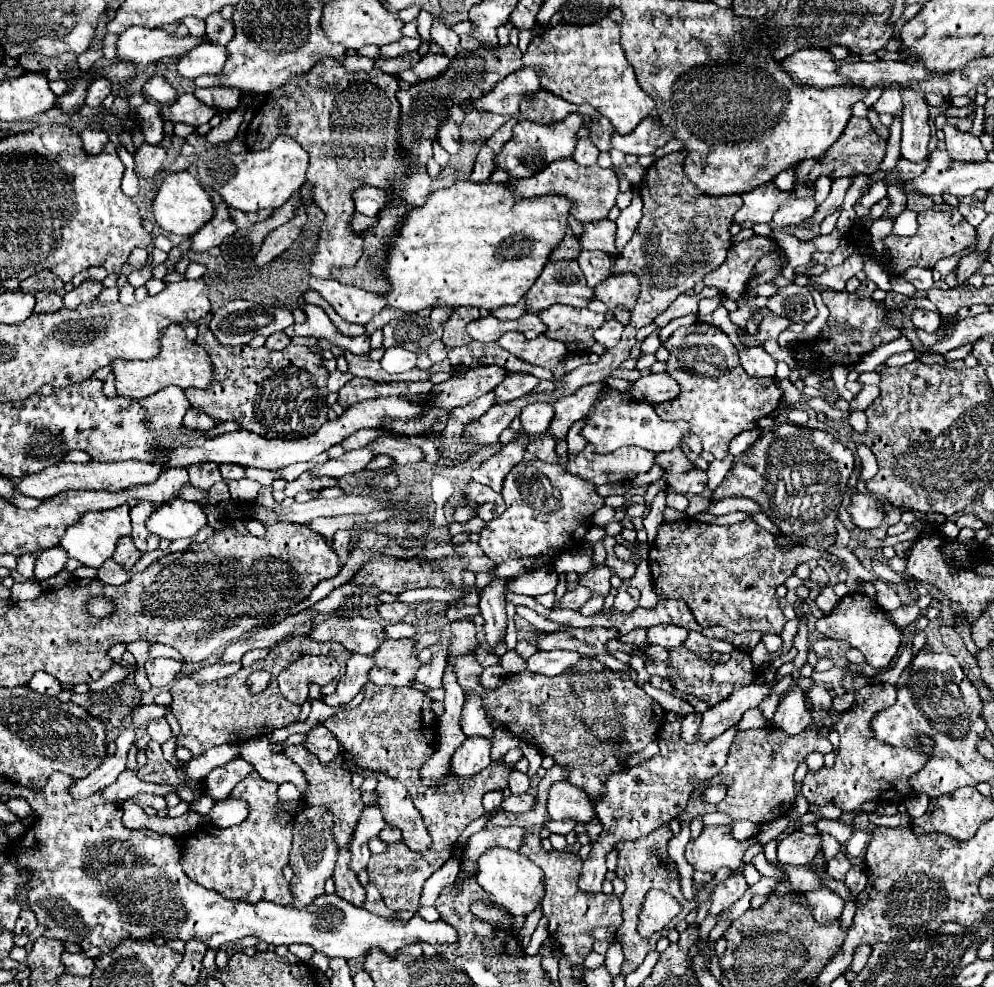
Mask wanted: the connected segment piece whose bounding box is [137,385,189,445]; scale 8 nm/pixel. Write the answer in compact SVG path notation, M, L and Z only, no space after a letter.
M165 387L153 397L137 401L145 409L145 423L157 437L169 437L169 445L177 439L177 429L183 423L183 415L189 409L189 401L183 389Z

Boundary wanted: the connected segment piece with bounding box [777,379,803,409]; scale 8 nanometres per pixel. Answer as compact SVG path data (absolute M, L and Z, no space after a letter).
M783 379L783 381L777 381L777 385L785 391L785 401L789 401L789 405L793 405L793 407L801 407L803 409L803 405L801 405L801 391L789 381L789 379Z

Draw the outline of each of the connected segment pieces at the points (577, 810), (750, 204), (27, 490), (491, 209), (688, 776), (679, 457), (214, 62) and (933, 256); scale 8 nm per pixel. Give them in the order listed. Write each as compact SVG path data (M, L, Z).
M559 781L549 789L547 811L553 821L573 819L577 823L591 823L595 817L595 809L587 793L569 781Z
M773 183L743 193L743 207L735 213L735 223L771 223L779 205L793 193L779 191Z
M59 461L47 469L43 469L41 473L33 473L29 477L23 477L17 487L19 493L25 497L35 497L39 501L43 501L45 497L55 497L57 493L65 493L65 491L121 491L133 485L143 485L143 483L153 483L157 481L161 469L157 465L149 465L143 461L119 461L119 463L99 463L99 461L89 461L83 465L77 463L65 463Z
M455 181L451 187L433 191L423 207L415 207L407 213L389 251L385 275L393 289L385 295L387 305L405 313L435 307L437 303L487 309L515 305L541 275L549 261L549 253L553 253L553 249L563 241L571 205L569 197L563 195L547 195L539 199L513 197L509 183L493 181Z
M733 725L717 739L713 739L709 745L685 743L681 739L665 741L659 737L657 743L661 747L661 753L657 757L641 761L639 765L623 769L621 773L611 775L607 779L605 795L595 803L597 817L603 825L603 831L593 843L589 857L583 861L581 877L577 881L577 887L583 893L601 891L601 883L607 873L605 855L613 849L617 841L635 841L639 837L645 837L657 827L667 825L671 819L675 819L679 813L685 811L691 793L697 791L703 783L713 779L723 769L729 755L729 747L737 731L739 731L737 725Z
M680 448L658 453L655 463L665 471L661 479L665 479L673 491L697 495L707 489L706 472L695 467Z
M203 43L193 47L177 63L177 73L185 79L195 79L199 75L219 75L227 61L227 49L217 43Z
M931 209L931 211L919 213L919 231L913 237L889 235L885 239L885 247L891 251L897 275L903 275L905 269L909 269L909 267L933 269L939 259L951 257L951 255L963 251L967 245L971 245L971 241L975 239L975 229L965 219L961 221L961 225L953 227L953 225L949 225L949 219L951 219L949 211L933 211Z

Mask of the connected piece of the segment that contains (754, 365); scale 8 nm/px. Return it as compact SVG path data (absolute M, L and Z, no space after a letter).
M751 347L747 351L741 351L739 357L741 357L741 367L751 377L775 377L777 361L767 351L763 351L763 347Z

